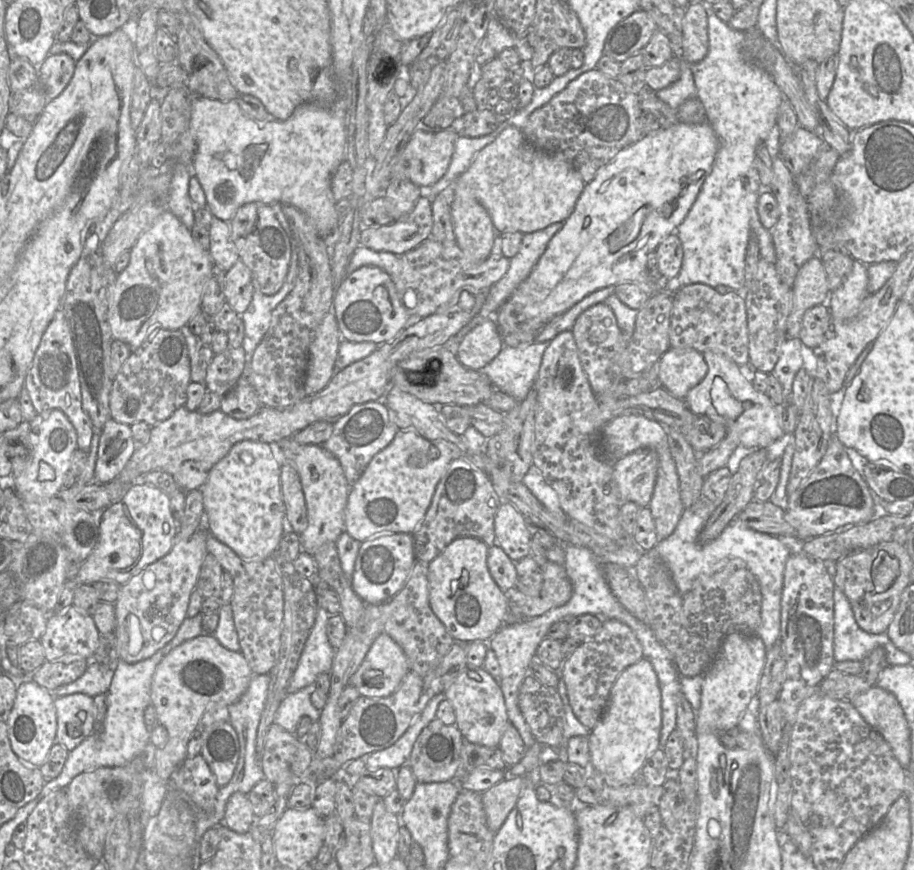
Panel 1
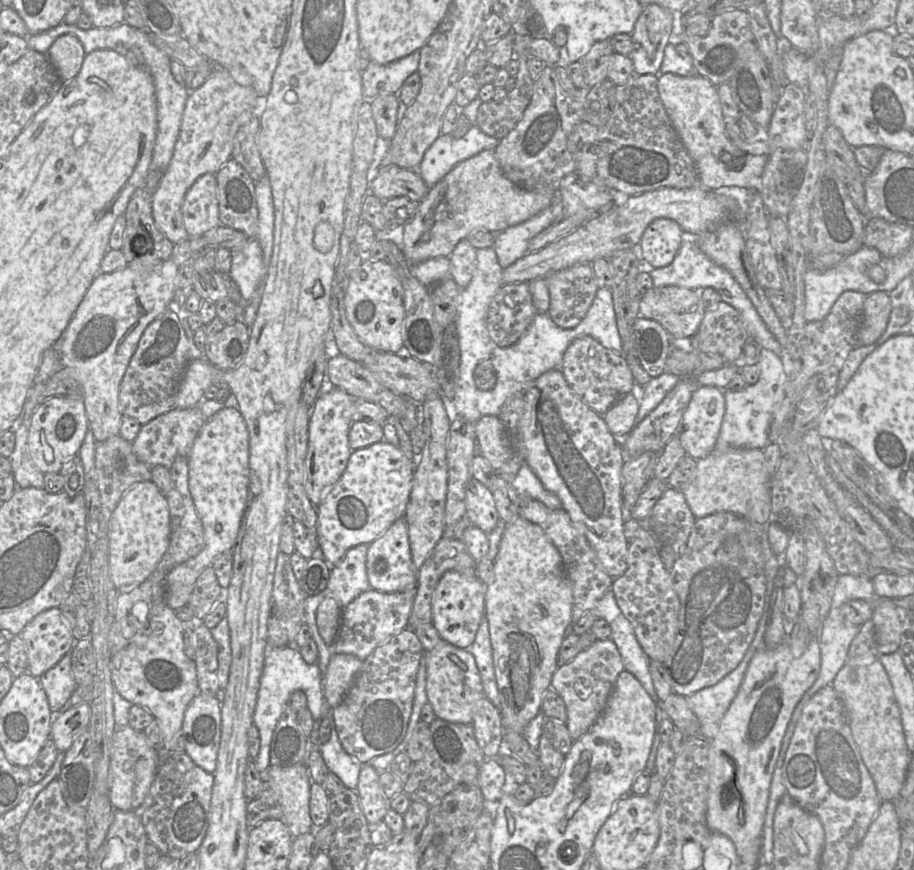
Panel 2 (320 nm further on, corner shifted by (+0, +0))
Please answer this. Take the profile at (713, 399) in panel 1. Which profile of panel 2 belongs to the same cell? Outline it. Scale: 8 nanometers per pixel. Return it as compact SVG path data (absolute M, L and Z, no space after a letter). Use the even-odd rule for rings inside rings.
M702 385L695 388L677 432L687 456L698 460L715 449L724 414L722 389Z

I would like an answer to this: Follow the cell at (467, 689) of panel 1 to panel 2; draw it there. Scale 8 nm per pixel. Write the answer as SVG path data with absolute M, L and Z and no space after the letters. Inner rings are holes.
M443 639L425 655L427 700L436 718L471 725L473 708L476 702L485 697L474 656L468 649L456 647Z

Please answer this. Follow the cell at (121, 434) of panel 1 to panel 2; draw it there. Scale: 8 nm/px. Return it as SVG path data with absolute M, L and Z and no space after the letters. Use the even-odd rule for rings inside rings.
M168 259L162 264L162 266L153 270L134 270L131 267L126 266L122 269L116 270L111 273L102 273L102 272L98 273L96 277L93 279L87 292L85 293L81 303L77 307L75 314L70 320L68 326L63 331L60 338L51 347L54 348L54 350L57 352L62 366L64 368L70 369L70 375L75 380L77 380L82 387L82 398L85 405L88 427L93 432L96 442L102 442L112 436L120 435L120 427L123 416L119 410L119 388L121 380L129 365L131 357L133 356L133 354L137 349L138 342L146 327L159 315L161 315L164 311L166 311L172 304L178 268L179 267L172 261L172 259Z

